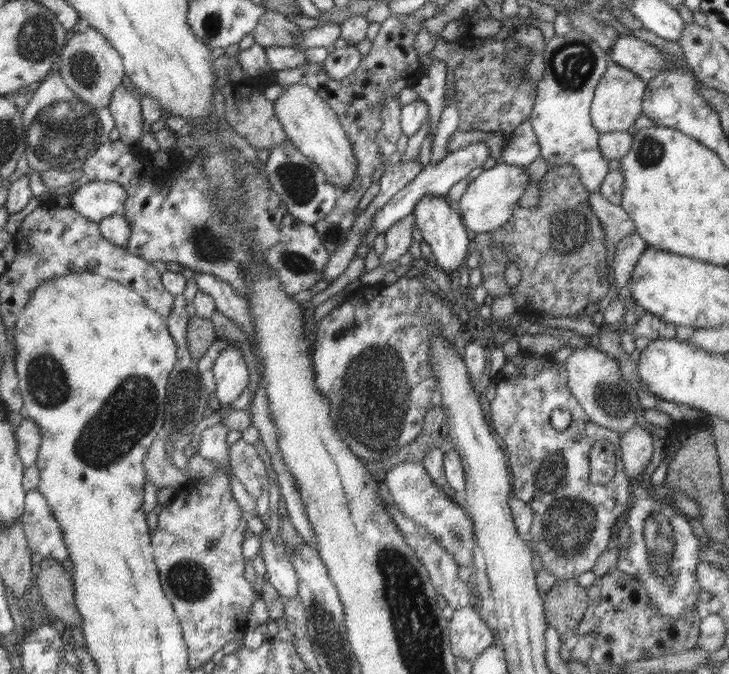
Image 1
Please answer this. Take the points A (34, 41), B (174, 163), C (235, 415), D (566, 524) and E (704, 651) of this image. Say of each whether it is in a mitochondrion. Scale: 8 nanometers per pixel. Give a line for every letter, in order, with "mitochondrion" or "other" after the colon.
A: mitochondrion
B: other
C: other
D: mitochondrion
E: other

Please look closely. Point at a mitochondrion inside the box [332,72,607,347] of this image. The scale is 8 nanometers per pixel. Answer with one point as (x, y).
(571, 230)

